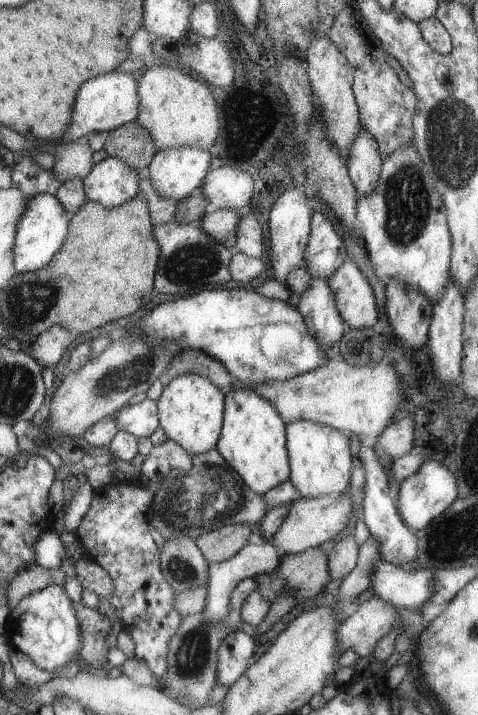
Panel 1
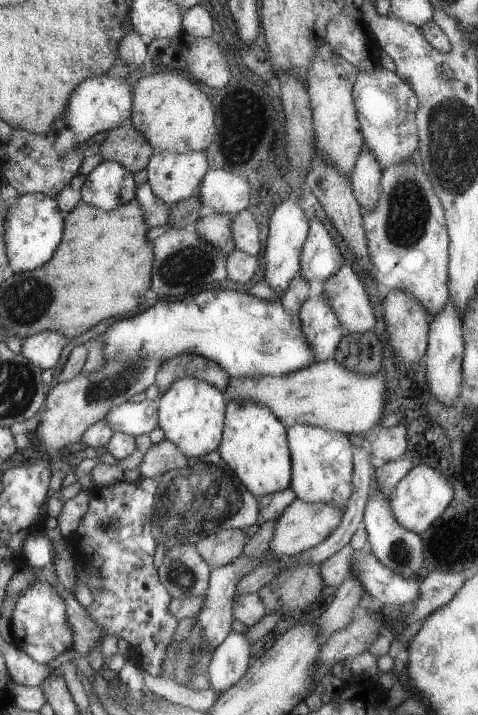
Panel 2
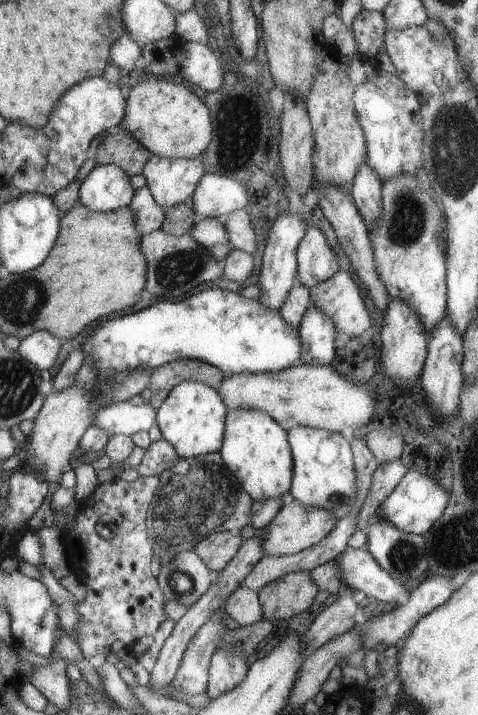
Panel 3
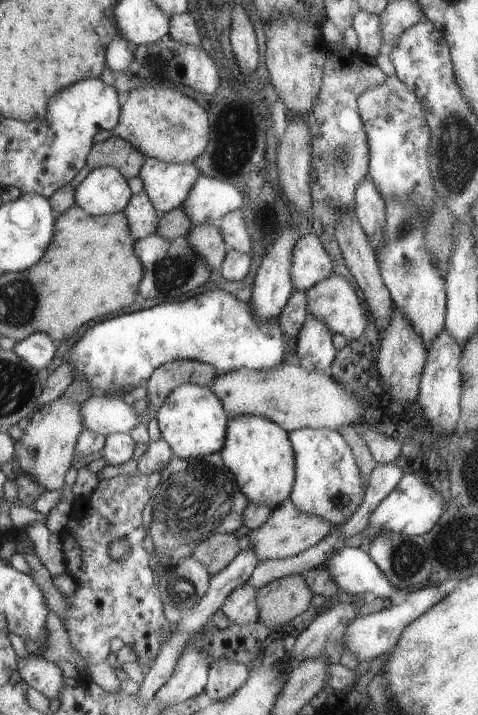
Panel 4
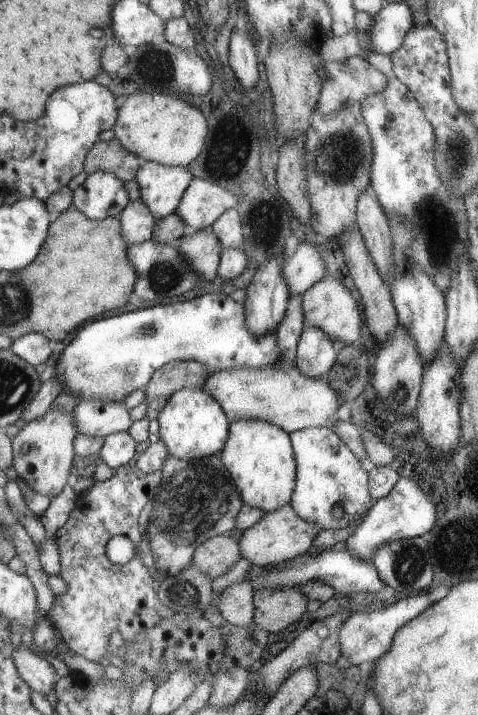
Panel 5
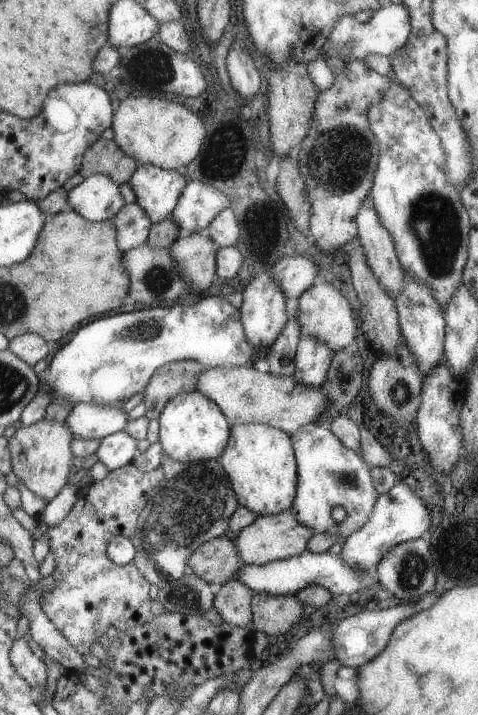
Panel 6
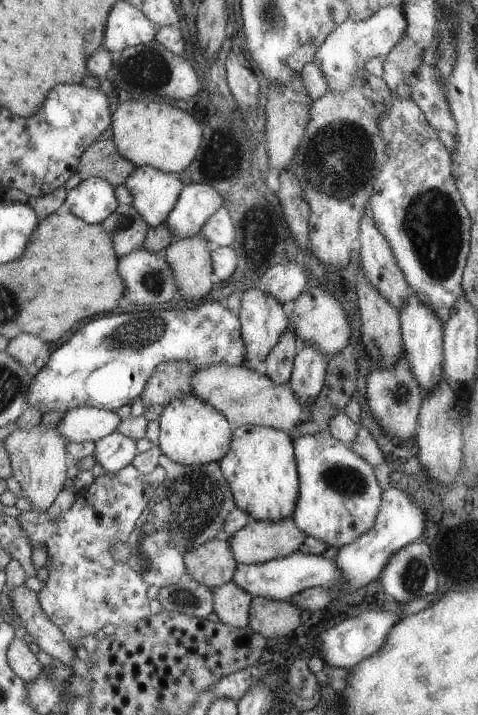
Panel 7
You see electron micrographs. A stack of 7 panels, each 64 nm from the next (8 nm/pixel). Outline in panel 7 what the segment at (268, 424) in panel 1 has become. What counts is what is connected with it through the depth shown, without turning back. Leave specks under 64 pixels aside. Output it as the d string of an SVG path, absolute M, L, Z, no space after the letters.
M263 426L233 428L231 452L221 460L221 474L229 484L235 508L247 512L253 520L283 520L293 516L299 500L299 472L295 448L289 434Z

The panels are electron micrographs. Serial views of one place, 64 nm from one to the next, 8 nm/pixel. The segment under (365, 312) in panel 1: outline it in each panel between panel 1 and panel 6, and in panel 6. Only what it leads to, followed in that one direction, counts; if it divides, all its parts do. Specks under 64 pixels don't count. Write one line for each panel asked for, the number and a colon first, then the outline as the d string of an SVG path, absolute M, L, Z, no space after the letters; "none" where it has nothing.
2: M345 262L331 278L321 284L321 294L331 302L331 308L339 316L339 322L347 334L369 332L369 328L375 324L373 310L361 280L347 264L349 262Z
3: M339 270L329 280L319 282L311 296L311 304L331 316L335 328L349 338L357 338L361 332L367 332L371 324L359 288L345 270Z
4: M331 274L329 278L313 284L309 290L305 290L305 296L307 296L307 314L317 316L323 324L327 324L327 328L331 330L333 336L339 334L351 342L355 338L361 338L363 332L367 332L365 310L361 308L361 302L357 300L355 290L343 278Z
5: M327 276L327 280L319 280L313 286L309 286L303 296L301 296L301 308L303 308L303 324L305 326L315 326L321 328L335 346L345 346L345 344L355 344L357 336L361 332L361 312L357 308L357 304L353 302L349 290L333 280L331 276Z
6: M329 282L309 286L299 296L299 300L297 300L297 322L299 322L301 336L319 336L319 340L323 340L335 352L349 346L349 342L353 342L353 336L355 336L355 320L353 320L351 308L349 308L345 296L341 296L333 286L329 286Z

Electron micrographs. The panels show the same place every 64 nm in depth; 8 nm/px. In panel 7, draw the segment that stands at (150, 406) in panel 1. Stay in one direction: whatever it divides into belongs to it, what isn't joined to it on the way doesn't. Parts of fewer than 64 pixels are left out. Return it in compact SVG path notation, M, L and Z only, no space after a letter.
M79 406L69 410L61 418L57 430L59 434L63 434L65 442L79 444L79 442L97 442L107 434L115 432L119 424L121 424L119 416L111 410Z

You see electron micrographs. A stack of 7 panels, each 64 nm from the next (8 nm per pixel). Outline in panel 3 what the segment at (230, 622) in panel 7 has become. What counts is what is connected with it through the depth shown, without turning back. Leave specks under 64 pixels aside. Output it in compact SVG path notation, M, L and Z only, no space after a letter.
M237 588L233 594L229 594L225 602L225 612L239 626L251 626L263 620L263 606L259 602L259 594L247 588Z

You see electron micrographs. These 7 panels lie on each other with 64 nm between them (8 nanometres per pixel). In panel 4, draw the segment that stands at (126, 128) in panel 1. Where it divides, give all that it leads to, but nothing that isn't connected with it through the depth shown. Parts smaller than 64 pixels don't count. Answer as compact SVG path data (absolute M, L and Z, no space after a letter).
M111 134L105 142L95 144L95 148L91 148L91 156L87 156L89 170L103 166L117 168L127 180L139 176L143 164L147 164L147 156L117 134Z

